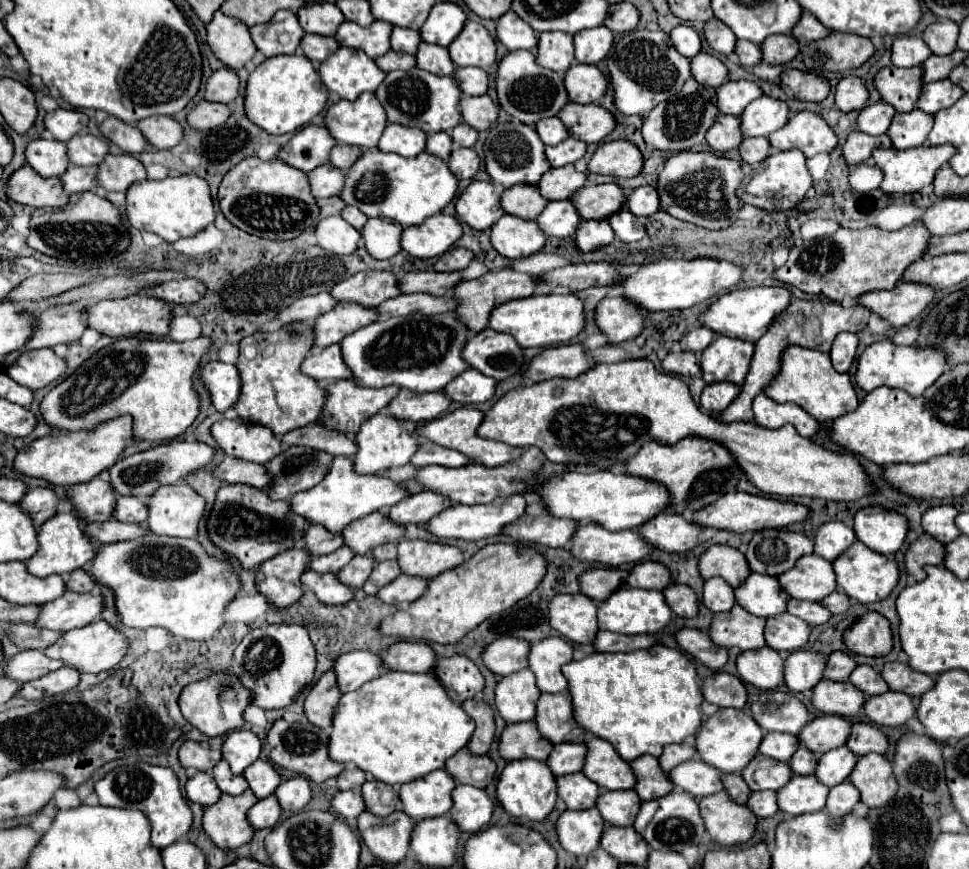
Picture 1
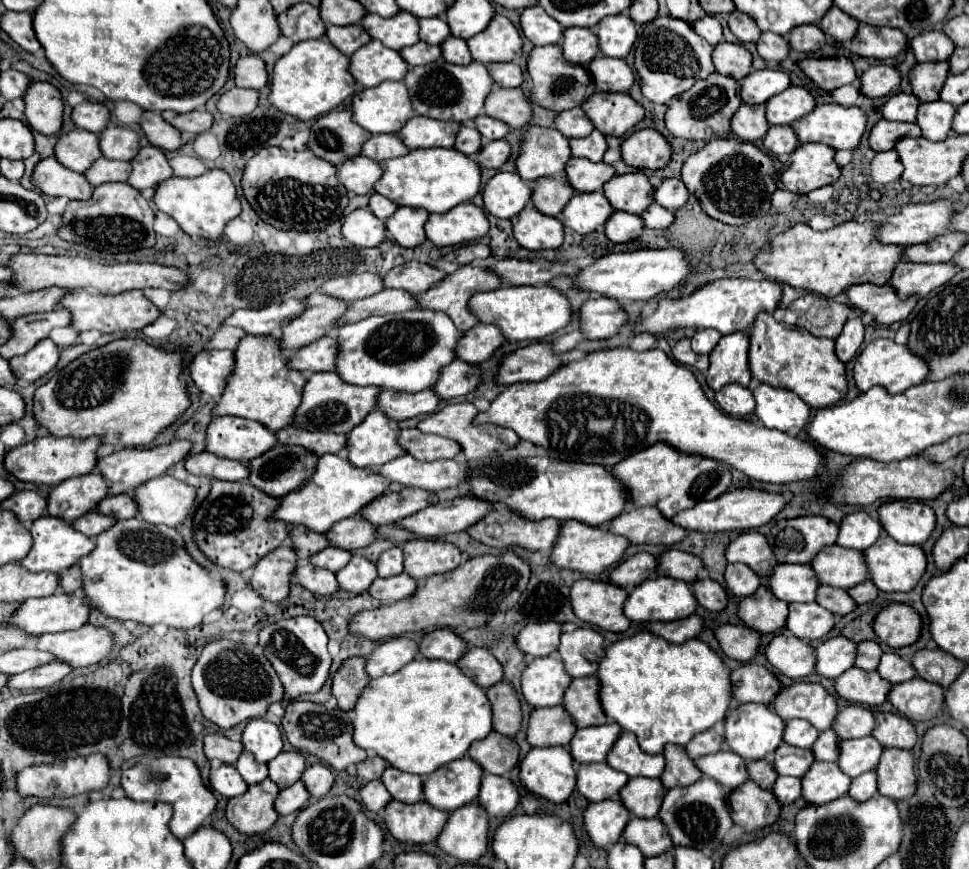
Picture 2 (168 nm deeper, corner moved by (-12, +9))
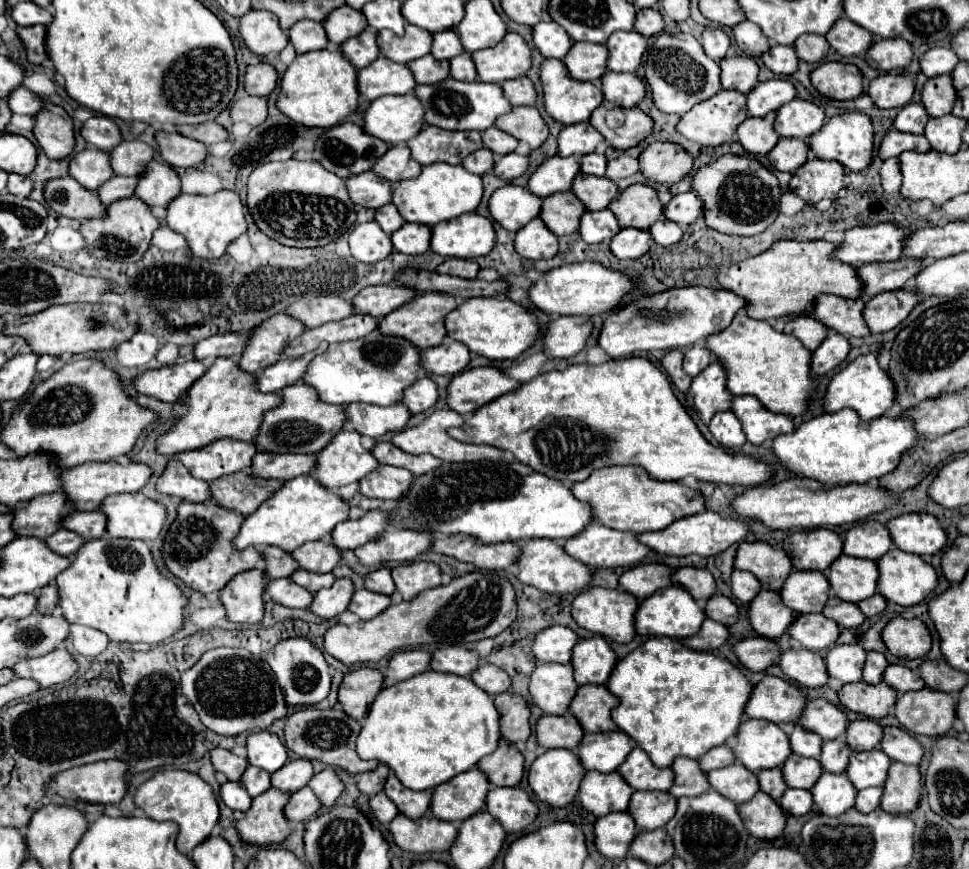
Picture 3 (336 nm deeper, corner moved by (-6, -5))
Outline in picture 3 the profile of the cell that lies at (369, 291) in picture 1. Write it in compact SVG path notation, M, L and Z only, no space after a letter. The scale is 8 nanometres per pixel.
M316 296L312 300L298 300L288 308L288 314L304 322L306 328L322 326L332 320L342 320L352 312L352 304L338 296Z

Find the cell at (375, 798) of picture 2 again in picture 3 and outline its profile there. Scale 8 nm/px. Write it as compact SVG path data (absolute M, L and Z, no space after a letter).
M384 792L370 798L370 808L380 824L390 824L394 820L394 816L398 814L398 808L386 798Z

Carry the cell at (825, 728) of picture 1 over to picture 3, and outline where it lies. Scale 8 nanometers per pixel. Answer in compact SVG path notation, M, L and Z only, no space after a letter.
M854 720L846 728L846 744L850 750L864 752L876 748L882 740L882 726L876 720Z

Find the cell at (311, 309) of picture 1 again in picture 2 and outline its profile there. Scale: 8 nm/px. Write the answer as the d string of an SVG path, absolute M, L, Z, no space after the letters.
M304 298L272 304L262 310L236 310L222 322L222 326L236 326L252 336L274 336L280 326L284 326L292 314L300 314L300 310L304 310Z

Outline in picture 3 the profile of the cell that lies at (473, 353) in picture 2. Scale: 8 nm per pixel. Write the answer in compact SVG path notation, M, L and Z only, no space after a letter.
M446 338L440 346L422 350L424 370L428 374L446 374L456 376L466 370L470 362L470 352L466 352L466 346L458 344L458 340Z

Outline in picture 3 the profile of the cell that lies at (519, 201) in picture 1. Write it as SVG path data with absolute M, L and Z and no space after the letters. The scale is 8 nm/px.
M558 192L542 200L542 222L556 236L572 234L578 228L580 216L586 212L582 202L572 192Z

